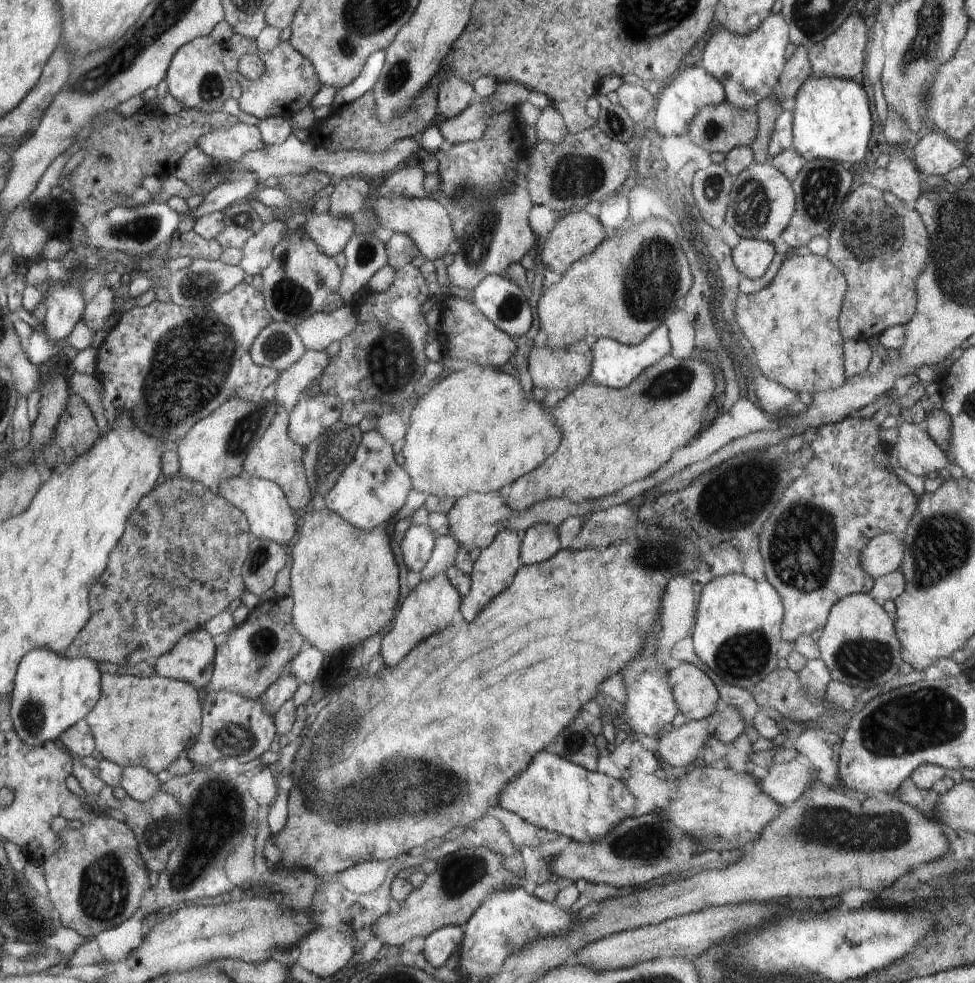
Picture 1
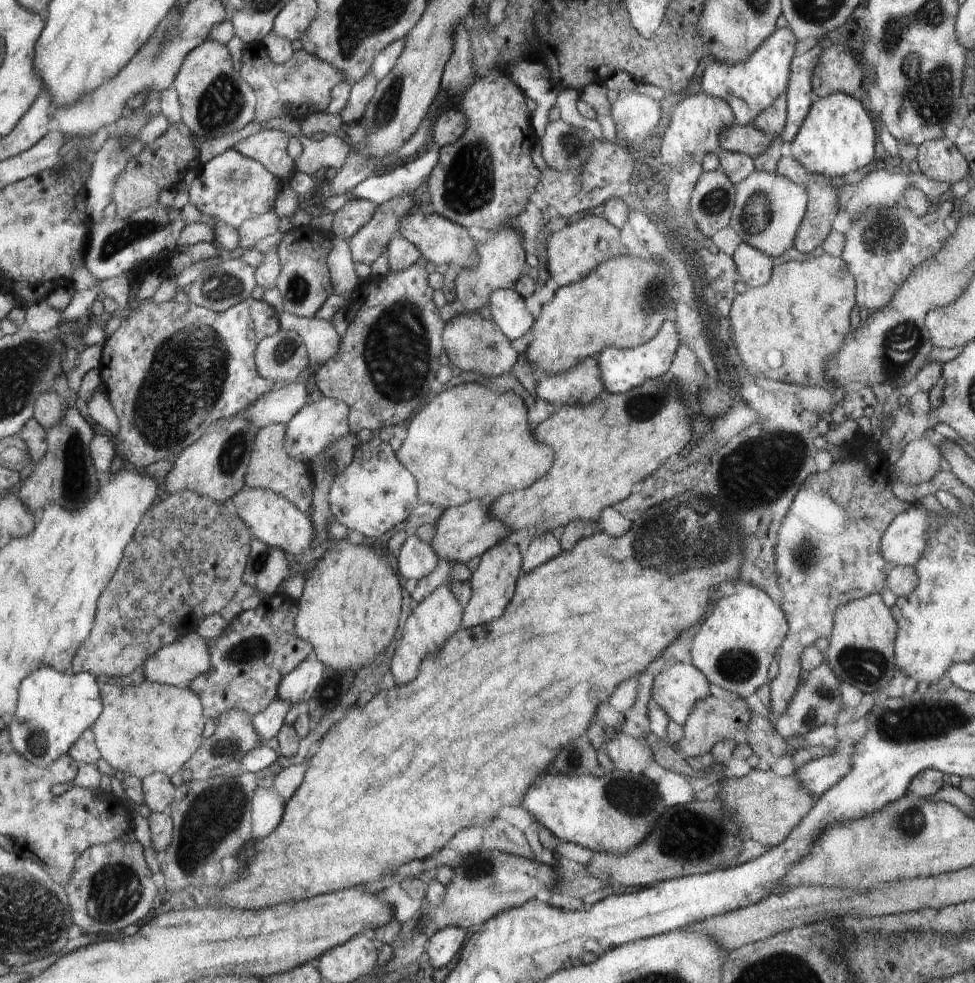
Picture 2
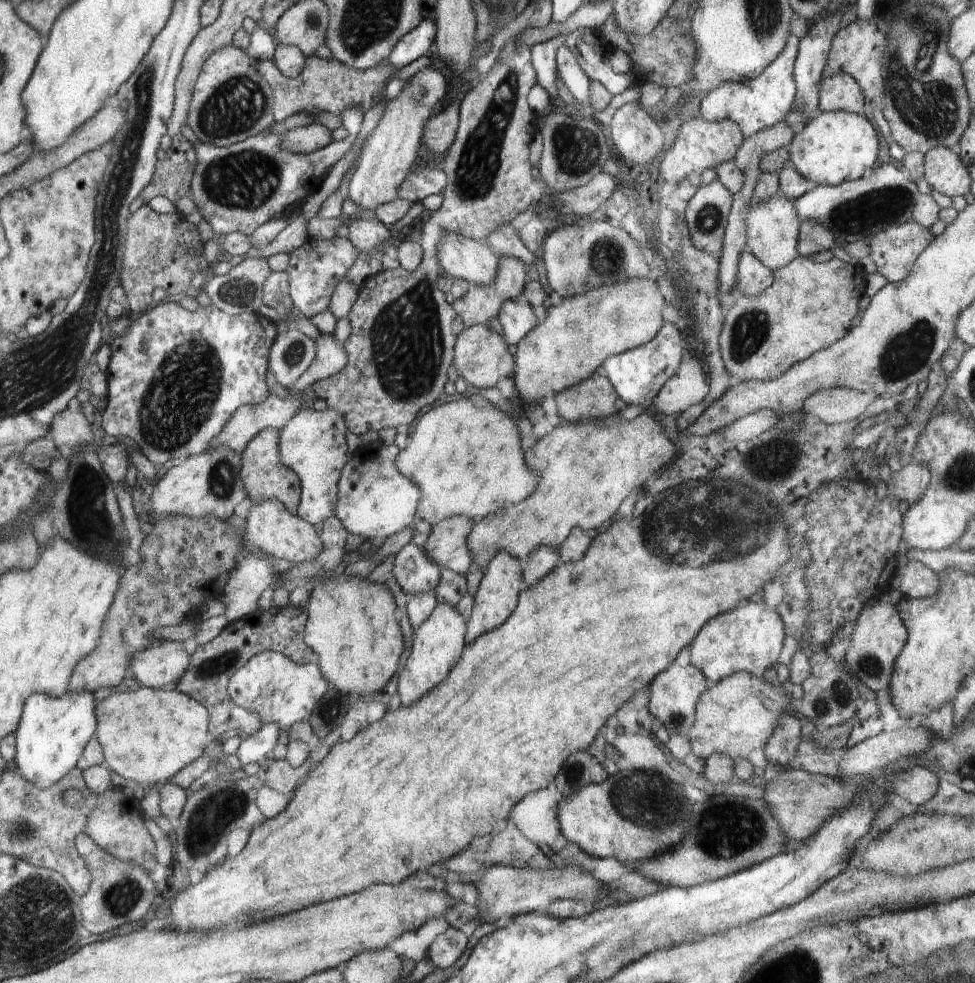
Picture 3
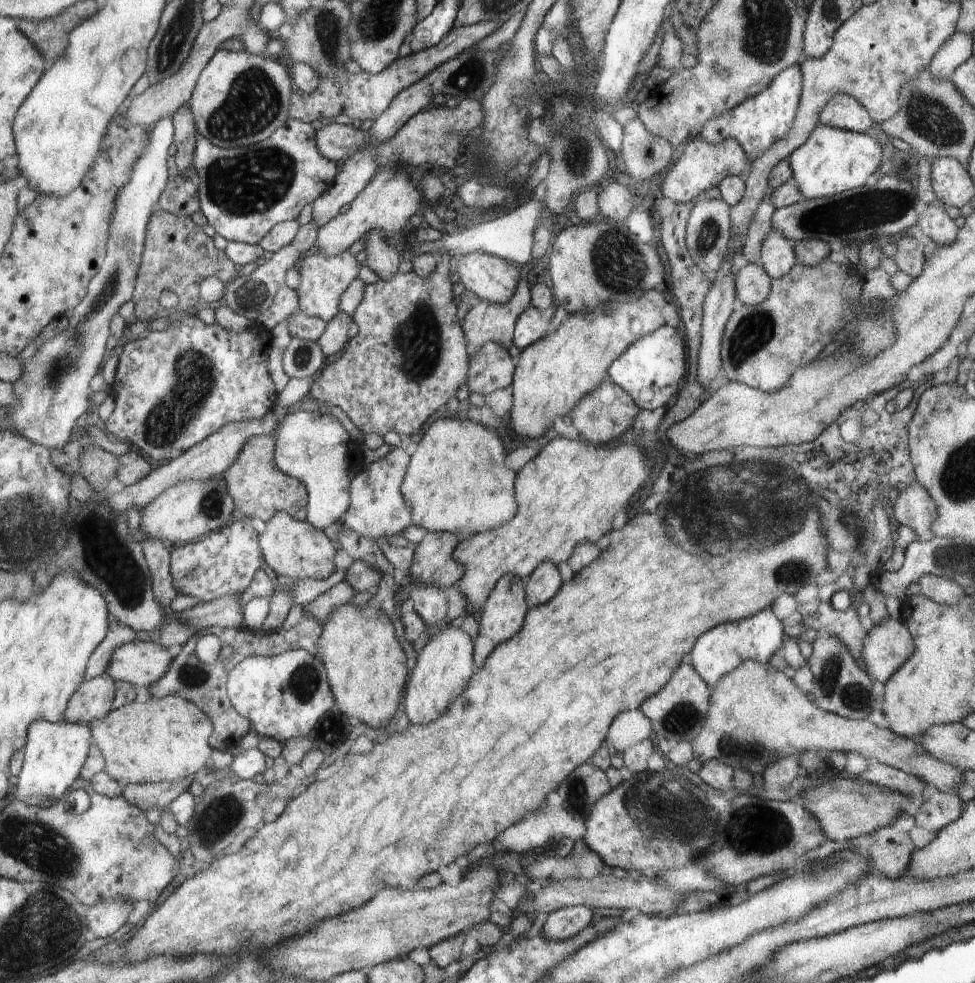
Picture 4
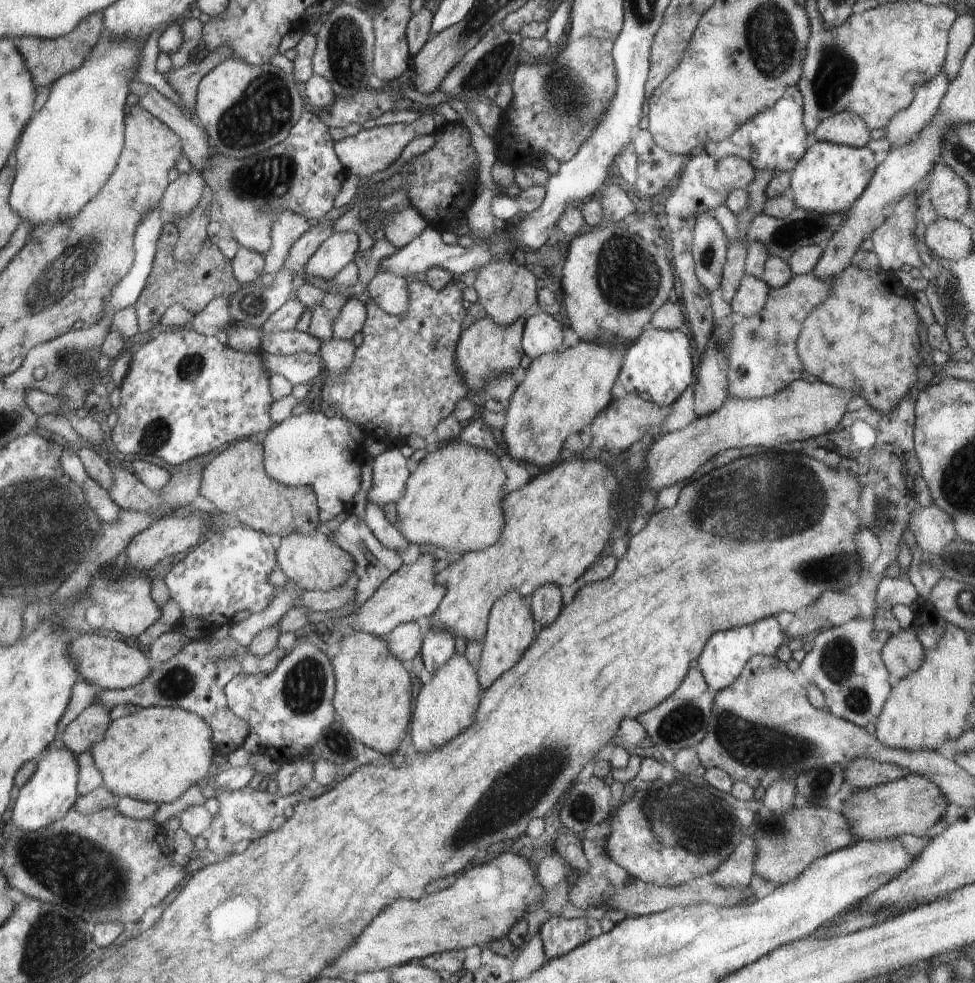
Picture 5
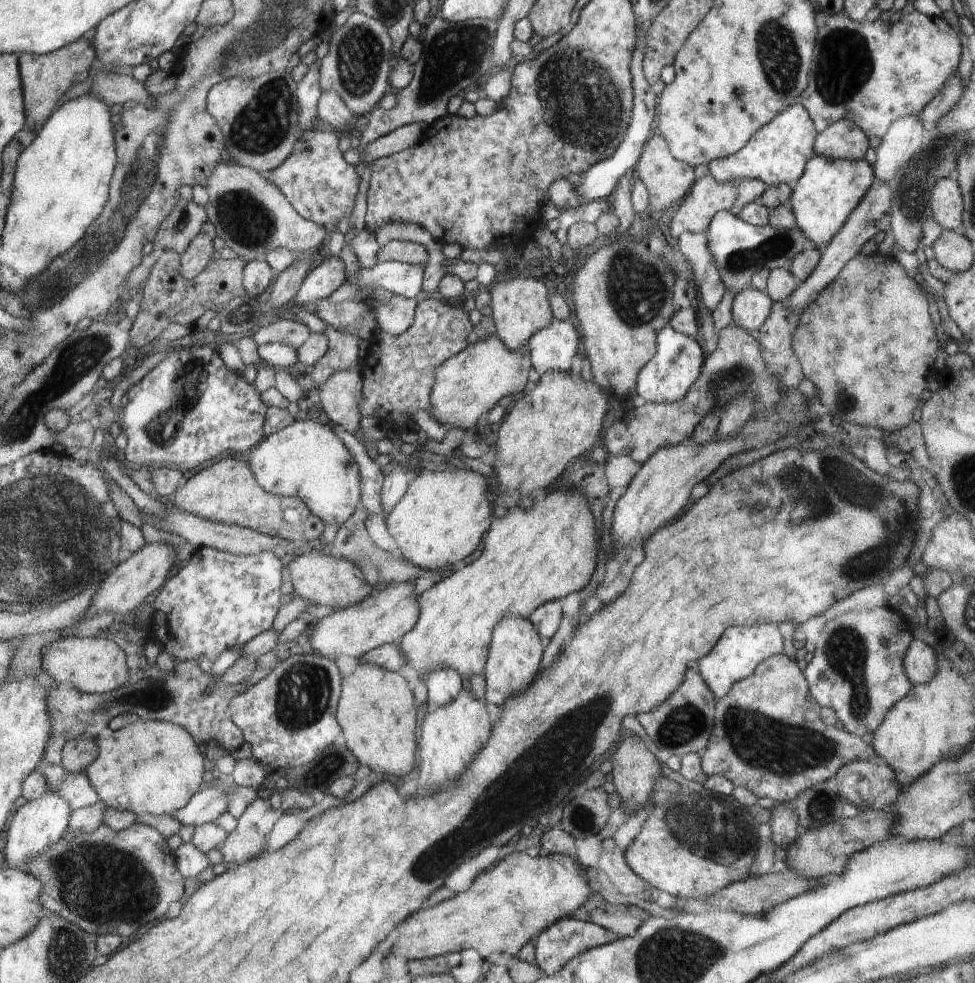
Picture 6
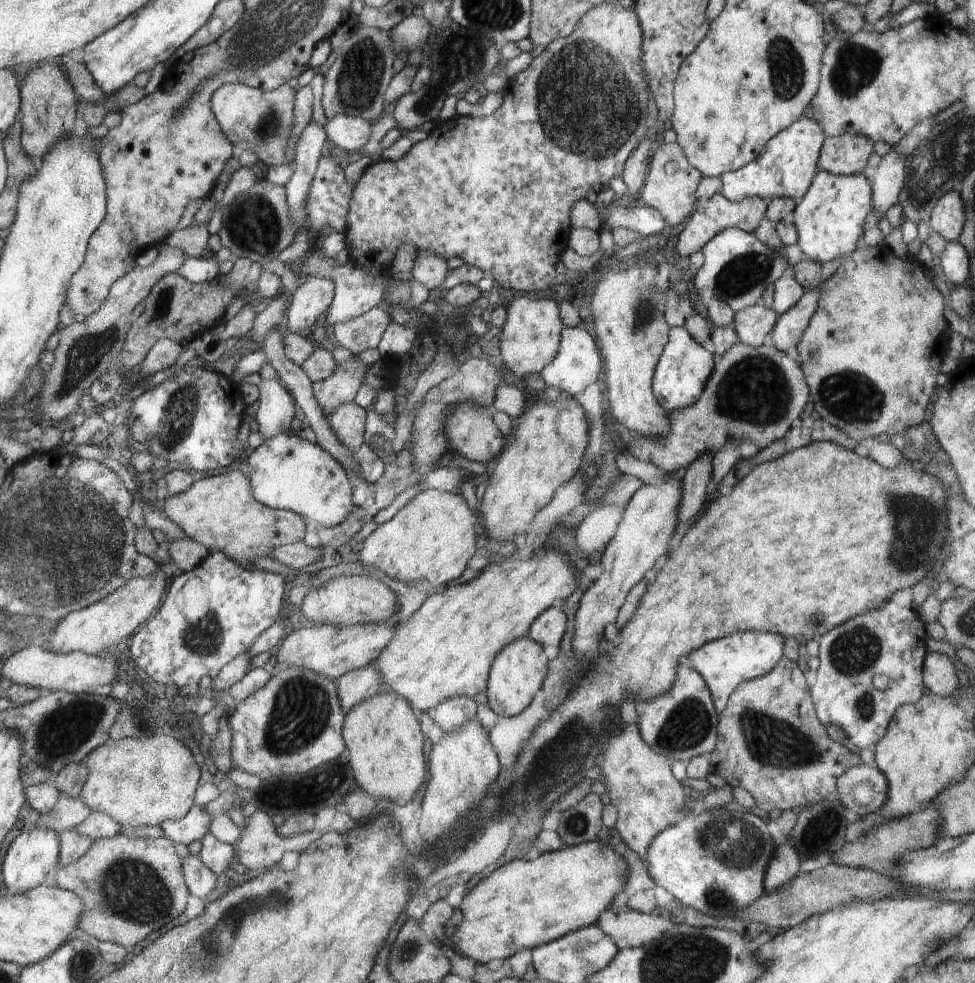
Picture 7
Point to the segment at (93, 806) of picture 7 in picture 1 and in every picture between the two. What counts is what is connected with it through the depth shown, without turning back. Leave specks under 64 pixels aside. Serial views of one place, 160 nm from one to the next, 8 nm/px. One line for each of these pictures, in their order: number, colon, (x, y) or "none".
1: (145, 722)
2: (153, 728)
3: (148, 735)
4: (165, 739)
5: (155, 754)
6: (148, 767)

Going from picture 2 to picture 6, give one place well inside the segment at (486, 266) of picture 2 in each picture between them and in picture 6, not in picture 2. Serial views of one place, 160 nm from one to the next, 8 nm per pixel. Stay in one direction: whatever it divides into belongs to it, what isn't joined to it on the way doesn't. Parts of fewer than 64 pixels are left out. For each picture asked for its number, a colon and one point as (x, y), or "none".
3: (483, 303)
4: (485, 322)
5: (487, 348)
6: (468, 386)

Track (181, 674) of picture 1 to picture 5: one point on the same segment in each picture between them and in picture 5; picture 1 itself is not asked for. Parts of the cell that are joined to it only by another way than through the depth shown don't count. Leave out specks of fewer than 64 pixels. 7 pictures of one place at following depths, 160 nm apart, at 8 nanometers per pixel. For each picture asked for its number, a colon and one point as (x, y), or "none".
2: (178, 663)
3: (161, 665)
4: (141, 663)
5: (110, 664)

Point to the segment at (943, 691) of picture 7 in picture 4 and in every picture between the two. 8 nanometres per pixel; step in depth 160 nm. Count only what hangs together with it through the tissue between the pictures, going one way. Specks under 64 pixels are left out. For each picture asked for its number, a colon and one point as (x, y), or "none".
4: (889, 645)
5: (903, 654)
6: (921, 662)

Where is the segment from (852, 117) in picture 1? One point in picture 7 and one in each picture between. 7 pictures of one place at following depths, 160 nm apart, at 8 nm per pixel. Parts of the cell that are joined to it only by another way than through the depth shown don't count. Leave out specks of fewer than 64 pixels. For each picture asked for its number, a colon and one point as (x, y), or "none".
2: (837, 137)
3: (837, 146)
4: (833, 160)
5: (827, 180)
6: (829, 191)
7: (830, 219)

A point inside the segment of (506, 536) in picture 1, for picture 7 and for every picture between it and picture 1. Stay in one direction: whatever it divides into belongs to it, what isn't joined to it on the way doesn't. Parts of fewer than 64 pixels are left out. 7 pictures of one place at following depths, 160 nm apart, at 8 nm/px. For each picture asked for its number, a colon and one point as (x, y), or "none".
2: (492, 584)
3: (498, 594)
4: (503, 614)
5: (510, 631)
6: (514, 656)
7: (517, 673)

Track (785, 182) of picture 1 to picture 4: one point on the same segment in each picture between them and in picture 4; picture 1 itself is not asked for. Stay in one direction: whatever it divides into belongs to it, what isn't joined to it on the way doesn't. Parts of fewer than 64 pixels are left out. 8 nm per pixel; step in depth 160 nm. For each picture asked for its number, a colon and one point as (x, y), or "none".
2: (769, 209)
3: (773, 227)
4: (778, 256)

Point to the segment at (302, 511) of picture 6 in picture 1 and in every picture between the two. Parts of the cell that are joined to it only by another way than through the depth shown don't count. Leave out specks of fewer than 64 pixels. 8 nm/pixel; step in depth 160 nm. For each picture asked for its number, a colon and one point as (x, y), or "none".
1: (277, 457)
2: (271, 467)
3: (265, 476)
4: (259, 489)
5: (236, 482)

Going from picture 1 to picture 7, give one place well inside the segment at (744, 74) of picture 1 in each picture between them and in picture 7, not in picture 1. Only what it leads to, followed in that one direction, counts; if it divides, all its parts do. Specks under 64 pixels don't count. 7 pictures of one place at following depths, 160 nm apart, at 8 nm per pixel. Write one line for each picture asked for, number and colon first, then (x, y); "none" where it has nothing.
2: (750, 88)
3: (755, 105)
4: (758, 123)
5: (775, 139)
6: (778, 154)
7: (787, 166)

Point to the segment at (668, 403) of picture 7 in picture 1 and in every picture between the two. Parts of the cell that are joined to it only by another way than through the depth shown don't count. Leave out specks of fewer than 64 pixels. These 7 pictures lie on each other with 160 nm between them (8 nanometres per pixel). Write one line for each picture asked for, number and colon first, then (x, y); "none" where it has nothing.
1: (615, 365)
2: (622, 369)
3: (638, 374)
4: (651, 371)
5: (658, 366)
6: (667, 377)

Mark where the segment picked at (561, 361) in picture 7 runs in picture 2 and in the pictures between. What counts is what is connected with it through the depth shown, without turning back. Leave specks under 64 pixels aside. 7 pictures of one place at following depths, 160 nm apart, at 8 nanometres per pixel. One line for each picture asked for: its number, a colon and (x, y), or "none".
2: (508, 311)
3: (517, 320)
4: (530, 327)
5: (541, 335)
6: (552, 349)

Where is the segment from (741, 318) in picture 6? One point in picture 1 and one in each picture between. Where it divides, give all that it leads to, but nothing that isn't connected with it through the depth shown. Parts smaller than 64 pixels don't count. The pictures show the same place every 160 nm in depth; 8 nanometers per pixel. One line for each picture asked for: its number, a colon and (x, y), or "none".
1: (751, 257)
2: (755, 267)
3: (753, 277)
4: (752, 282)
5: (752, 295)

